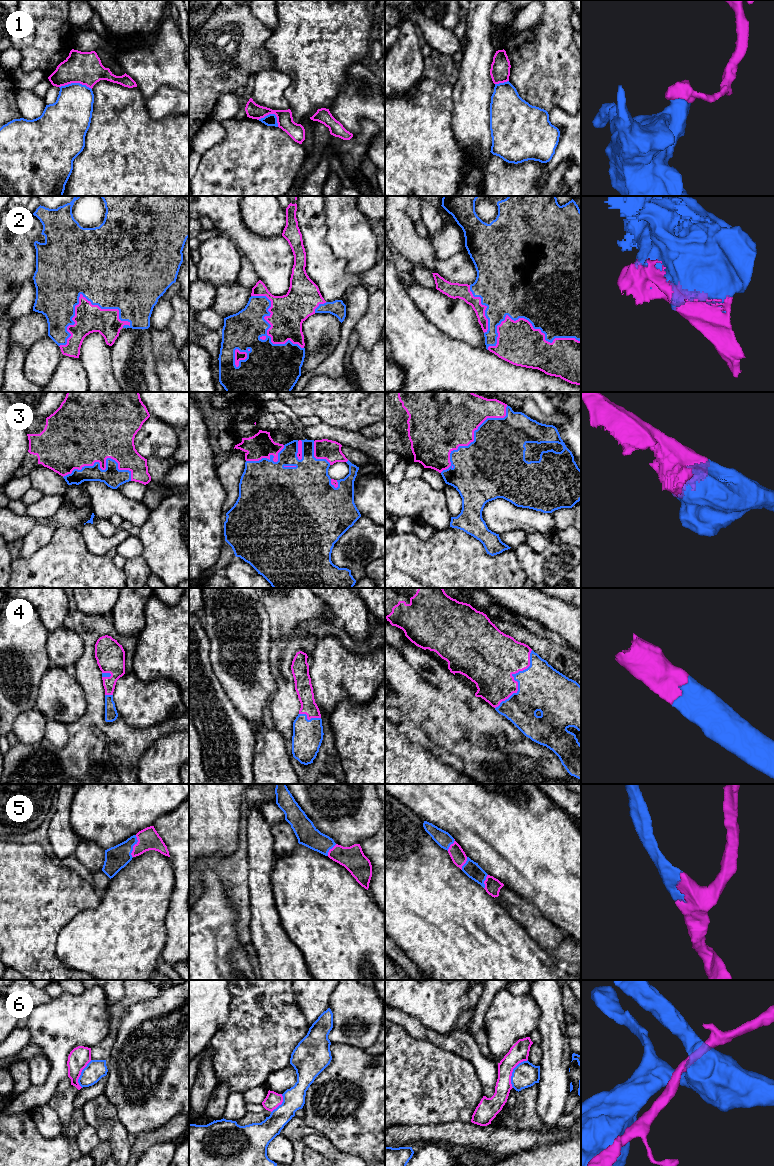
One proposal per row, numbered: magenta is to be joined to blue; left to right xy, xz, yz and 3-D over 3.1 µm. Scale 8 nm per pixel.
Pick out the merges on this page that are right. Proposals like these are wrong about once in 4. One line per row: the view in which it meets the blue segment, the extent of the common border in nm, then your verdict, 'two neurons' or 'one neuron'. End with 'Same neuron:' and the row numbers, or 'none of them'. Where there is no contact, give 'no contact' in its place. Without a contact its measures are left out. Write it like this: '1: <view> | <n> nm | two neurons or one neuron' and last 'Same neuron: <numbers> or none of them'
1: xy | 260 nm | two neurons
2: xy | 600 nm | one neuron
3: yz | 750 nm | one neuron
4: yz | 550 nm | one neuron
5: xy | 190 nm | one neuron
6: yz | 260 nm | two neurons
Same neuron: 2, 3, 4, 5

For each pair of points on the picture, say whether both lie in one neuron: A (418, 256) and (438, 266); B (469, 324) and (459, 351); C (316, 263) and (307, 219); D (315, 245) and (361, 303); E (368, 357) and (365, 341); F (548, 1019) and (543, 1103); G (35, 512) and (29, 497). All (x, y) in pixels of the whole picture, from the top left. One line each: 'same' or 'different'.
A: same
B: different
C: same
D: different
E: different
F: same
G: different

